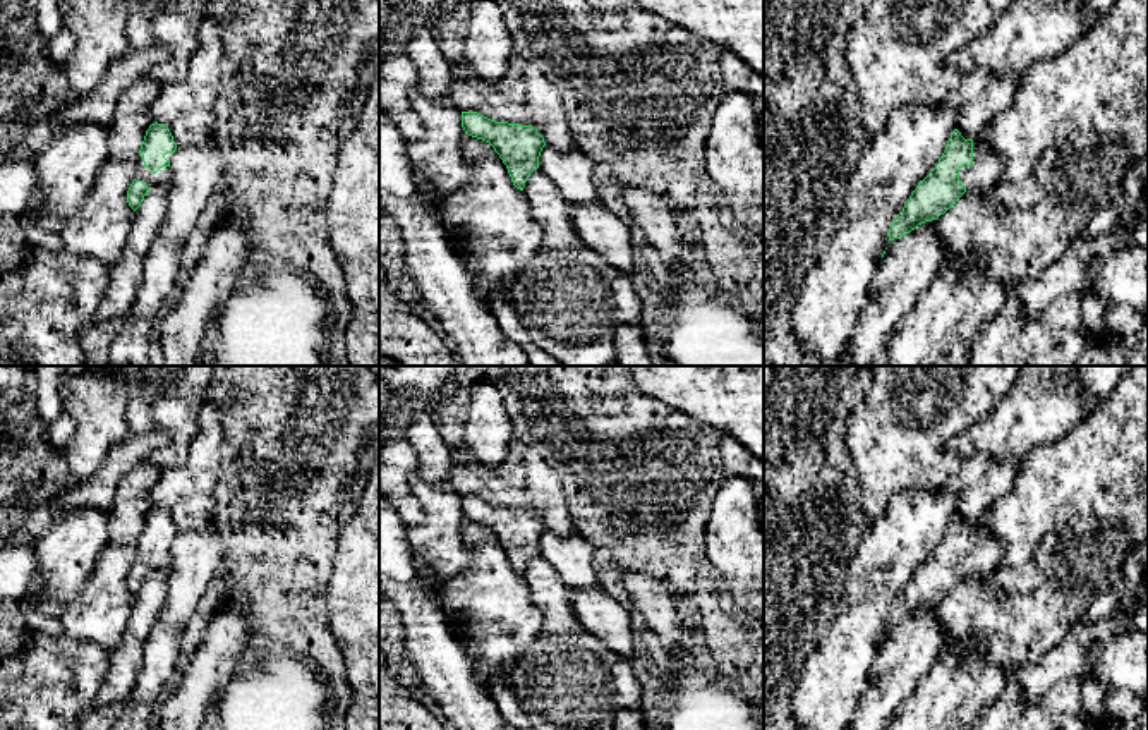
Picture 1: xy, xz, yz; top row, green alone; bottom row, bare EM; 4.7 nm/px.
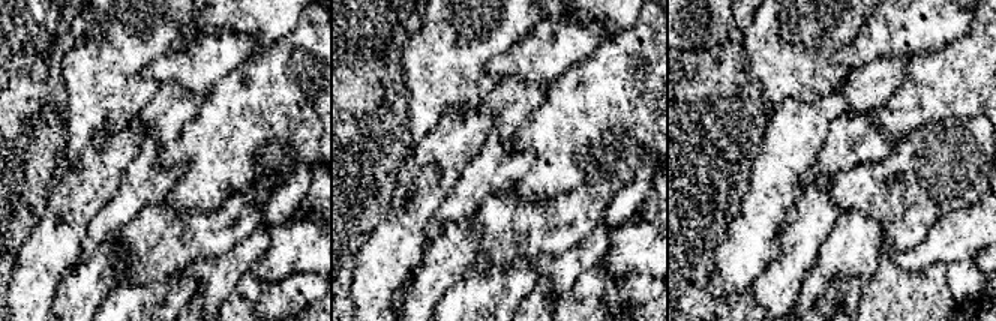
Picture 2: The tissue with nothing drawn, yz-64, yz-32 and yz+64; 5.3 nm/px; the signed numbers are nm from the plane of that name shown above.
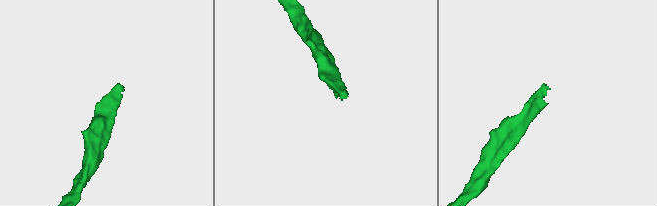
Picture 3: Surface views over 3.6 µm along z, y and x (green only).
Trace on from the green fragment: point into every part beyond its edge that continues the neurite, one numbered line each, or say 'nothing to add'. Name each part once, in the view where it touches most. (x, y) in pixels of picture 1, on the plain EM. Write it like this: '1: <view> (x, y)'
1: yz (987, 552)

